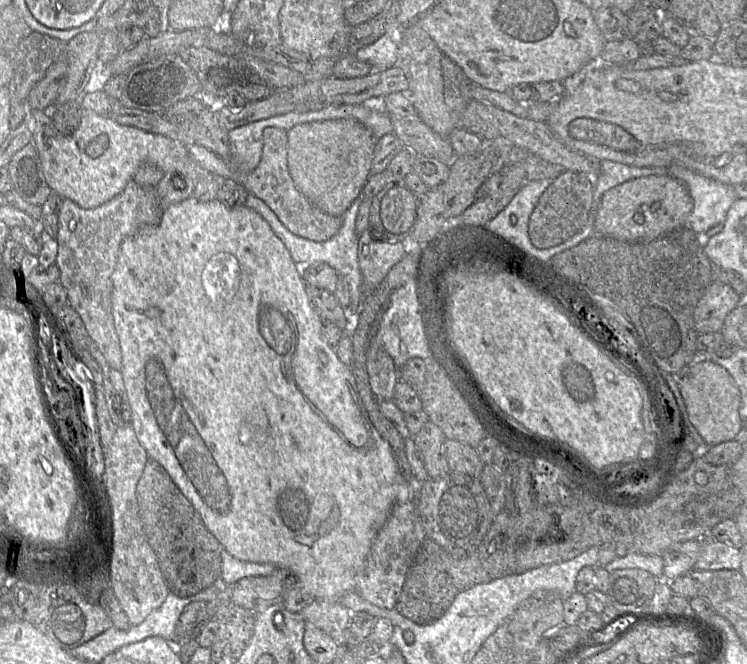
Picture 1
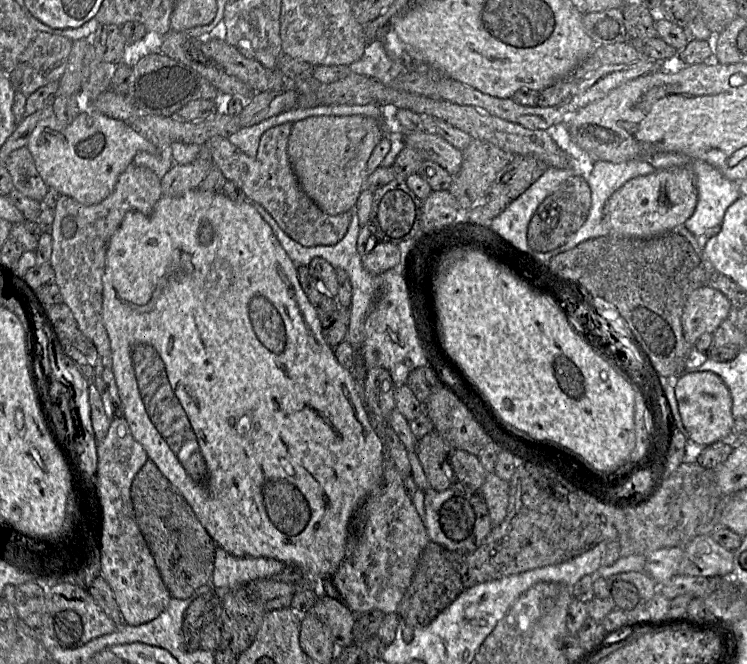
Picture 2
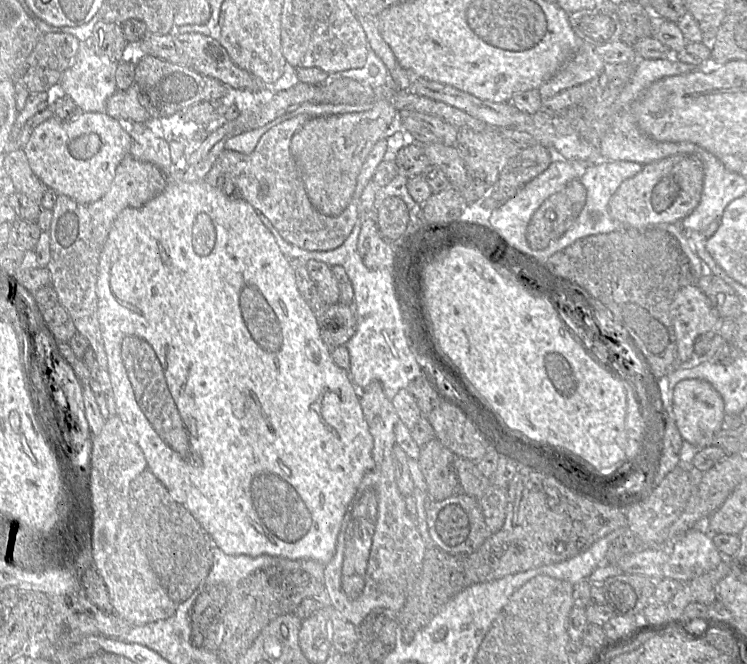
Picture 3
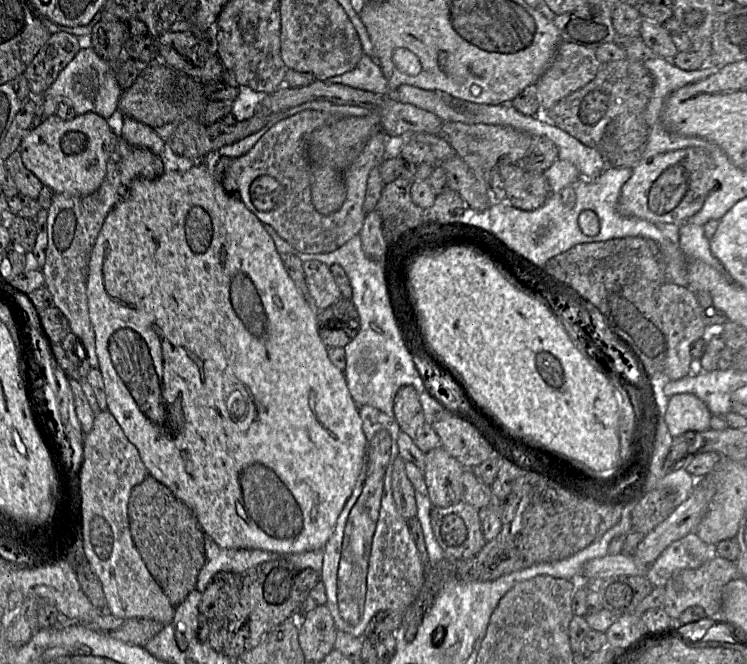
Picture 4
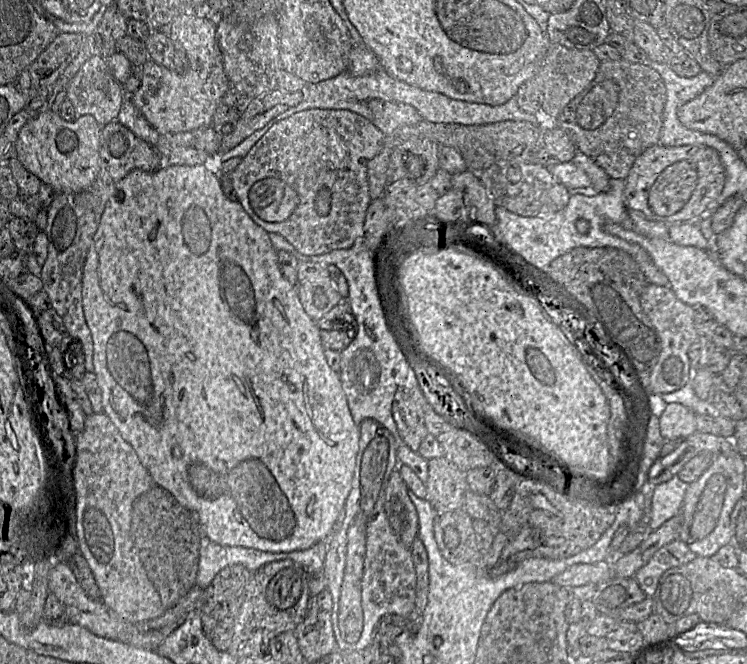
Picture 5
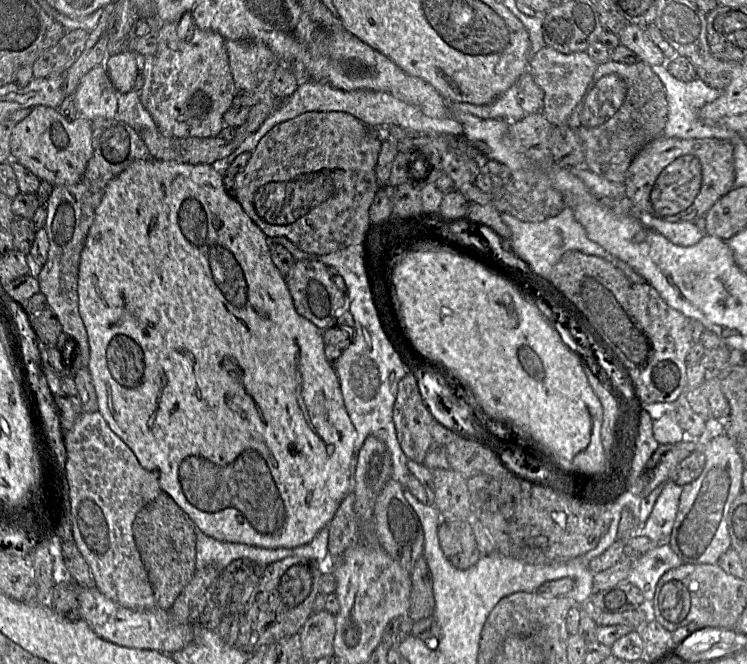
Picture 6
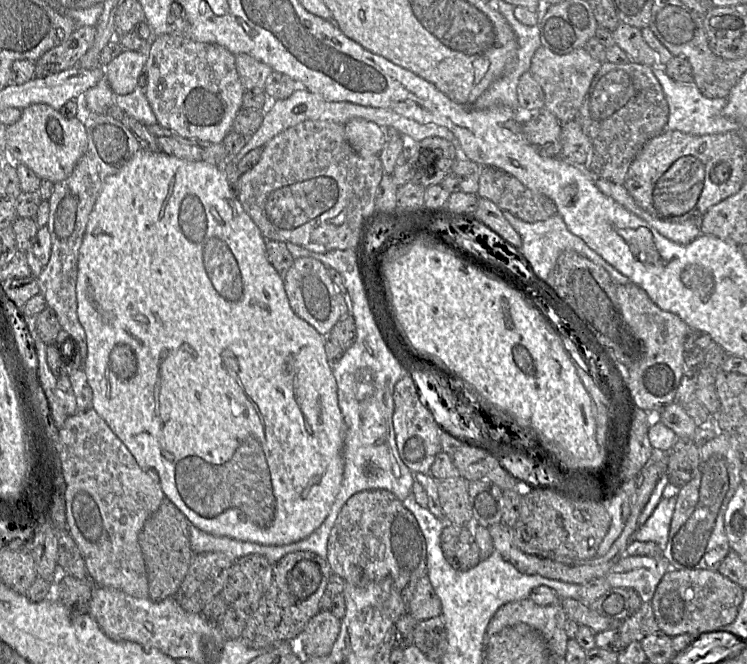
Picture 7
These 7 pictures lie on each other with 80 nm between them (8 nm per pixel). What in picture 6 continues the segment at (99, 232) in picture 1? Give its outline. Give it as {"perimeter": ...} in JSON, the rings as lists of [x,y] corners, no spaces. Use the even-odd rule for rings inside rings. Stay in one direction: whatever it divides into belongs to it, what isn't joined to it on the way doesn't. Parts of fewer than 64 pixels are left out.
{"perimeter":[[[116,118],[95,119],[92,123],[93,155],[76,184],[54,186],[46,205],[49,250],[46,263],[37,277],[40,292],[56,314],[62,332],[75,342],[76,356],[69,366],[72,373],[87,368],[90,358],[88,336],[78,308],[78,269],[88,231],[94,221],[106,185],[136,160],[149,159],[150,153],[140,134]]]}

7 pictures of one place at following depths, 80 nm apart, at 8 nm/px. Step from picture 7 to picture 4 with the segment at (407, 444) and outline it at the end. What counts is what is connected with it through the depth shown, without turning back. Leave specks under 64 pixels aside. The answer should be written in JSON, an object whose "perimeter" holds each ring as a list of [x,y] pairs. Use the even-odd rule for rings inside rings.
{"perimeter":[[[403,385],[394,397],[394,417],[400,430],[413,440],[425,423],[425,416],[419,399],[419,385]]]}

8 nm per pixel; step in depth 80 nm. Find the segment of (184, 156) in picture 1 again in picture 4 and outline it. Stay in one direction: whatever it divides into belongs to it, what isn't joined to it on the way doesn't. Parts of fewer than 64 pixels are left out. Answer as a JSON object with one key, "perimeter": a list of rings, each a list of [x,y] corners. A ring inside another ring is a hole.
{"perimeter":[[[93,112],[76,115],[72,120],[62,120],[57,115],[51,115],[30,129],[21,140],[18,150],[23,164],[56,194],[89,195],[102,184],[107,161],[119,139],[112,124],[112,120],[106,120]]]}

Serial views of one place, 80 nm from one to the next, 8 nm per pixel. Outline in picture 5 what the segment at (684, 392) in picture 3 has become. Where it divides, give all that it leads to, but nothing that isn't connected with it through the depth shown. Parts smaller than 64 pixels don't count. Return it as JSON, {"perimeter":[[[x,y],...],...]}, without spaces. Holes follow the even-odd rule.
{"perimeter":[[[669,403],[659,417],[659,428],[666,440],[682,440],[697,431],[696,414],[679,403]]]}

